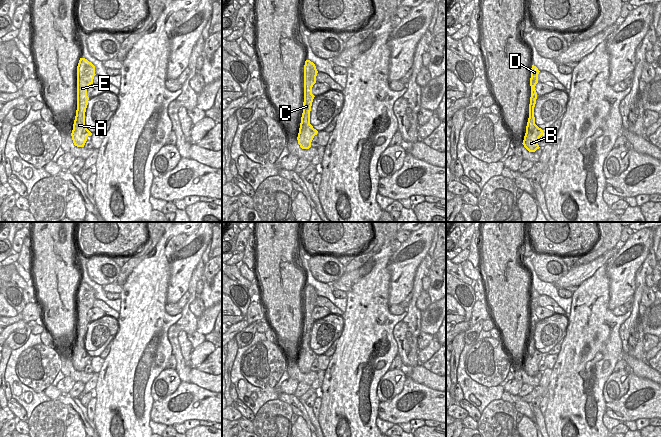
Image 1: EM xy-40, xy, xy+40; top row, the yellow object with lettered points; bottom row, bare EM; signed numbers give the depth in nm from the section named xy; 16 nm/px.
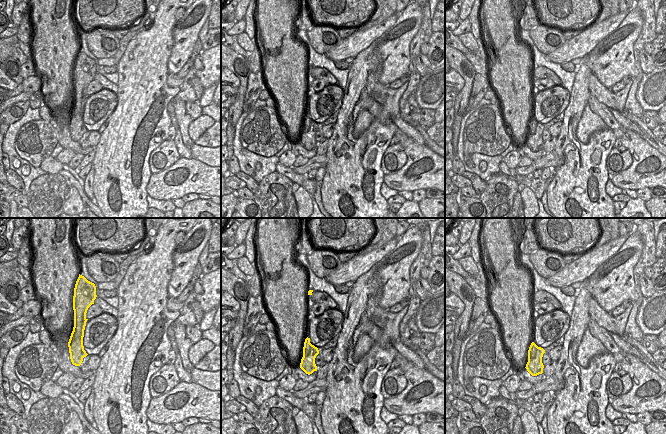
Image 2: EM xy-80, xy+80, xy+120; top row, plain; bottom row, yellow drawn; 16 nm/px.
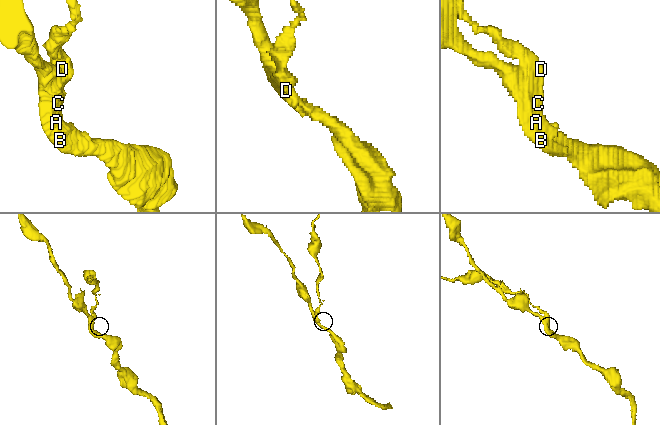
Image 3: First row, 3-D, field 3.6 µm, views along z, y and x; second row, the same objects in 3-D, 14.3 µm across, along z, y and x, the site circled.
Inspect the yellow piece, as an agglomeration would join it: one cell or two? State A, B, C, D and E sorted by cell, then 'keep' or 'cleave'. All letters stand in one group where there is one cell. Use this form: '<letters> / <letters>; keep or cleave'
A B / C D E; cleave

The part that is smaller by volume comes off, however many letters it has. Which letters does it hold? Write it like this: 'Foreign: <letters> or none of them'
Foreign: C, D, E

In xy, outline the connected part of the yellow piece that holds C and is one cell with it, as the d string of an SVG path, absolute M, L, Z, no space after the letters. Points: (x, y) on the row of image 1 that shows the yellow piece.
M310 60L305 61L304 65L304 102L303 113L306 114L310 121L310 111L314 95L312 94L312 87L316 83L317 69L313 62Z

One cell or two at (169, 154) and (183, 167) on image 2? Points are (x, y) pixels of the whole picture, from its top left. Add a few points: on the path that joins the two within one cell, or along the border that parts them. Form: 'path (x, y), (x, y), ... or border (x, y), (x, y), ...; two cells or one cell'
border (180, 157), (165, 169), (156, 172); two cells

